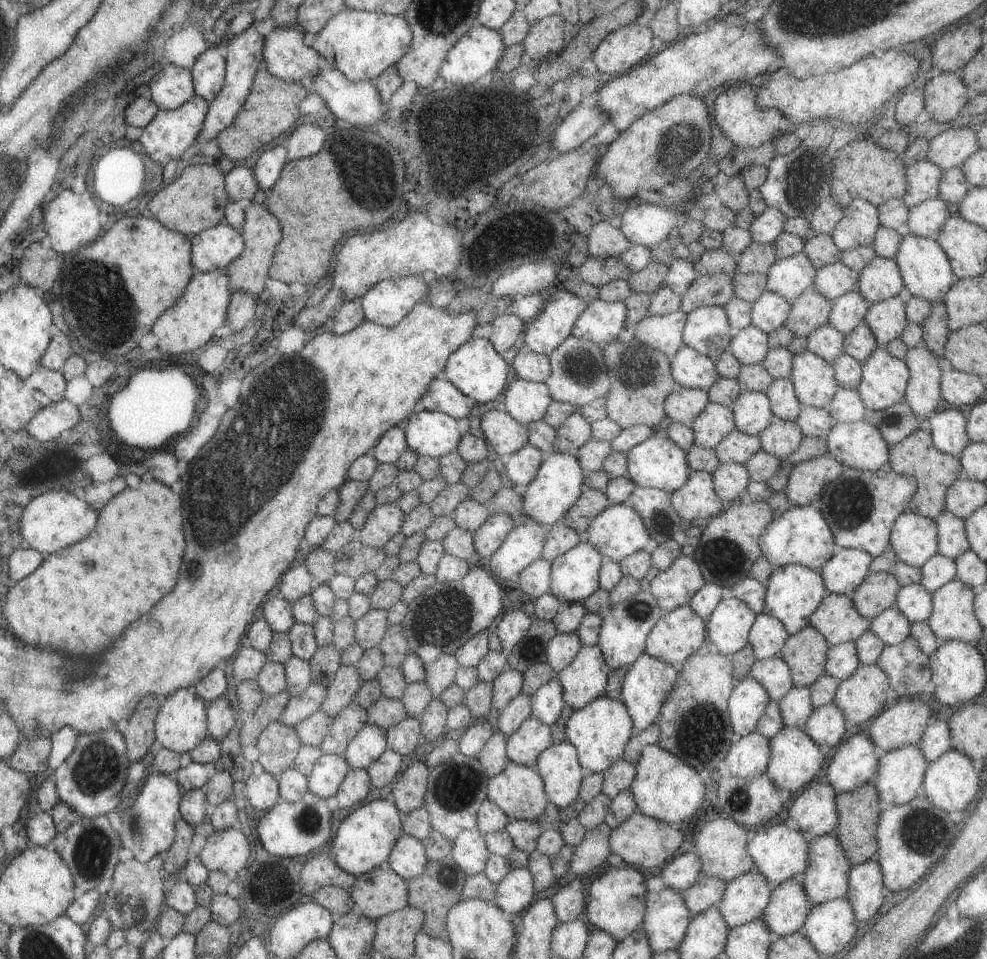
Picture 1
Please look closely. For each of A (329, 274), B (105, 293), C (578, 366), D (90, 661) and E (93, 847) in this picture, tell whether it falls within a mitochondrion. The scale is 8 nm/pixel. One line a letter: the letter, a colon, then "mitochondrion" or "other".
A: other
B: mitochondrion
C: mitochondrion
D: other
E: mitochondrion

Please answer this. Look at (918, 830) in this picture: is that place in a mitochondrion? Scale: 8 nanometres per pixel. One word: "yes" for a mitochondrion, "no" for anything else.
yes

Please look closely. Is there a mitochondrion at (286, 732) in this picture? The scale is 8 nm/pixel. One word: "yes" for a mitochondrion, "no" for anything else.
no

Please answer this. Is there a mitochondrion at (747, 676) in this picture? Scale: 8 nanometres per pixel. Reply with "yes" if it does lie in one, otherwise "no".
no

